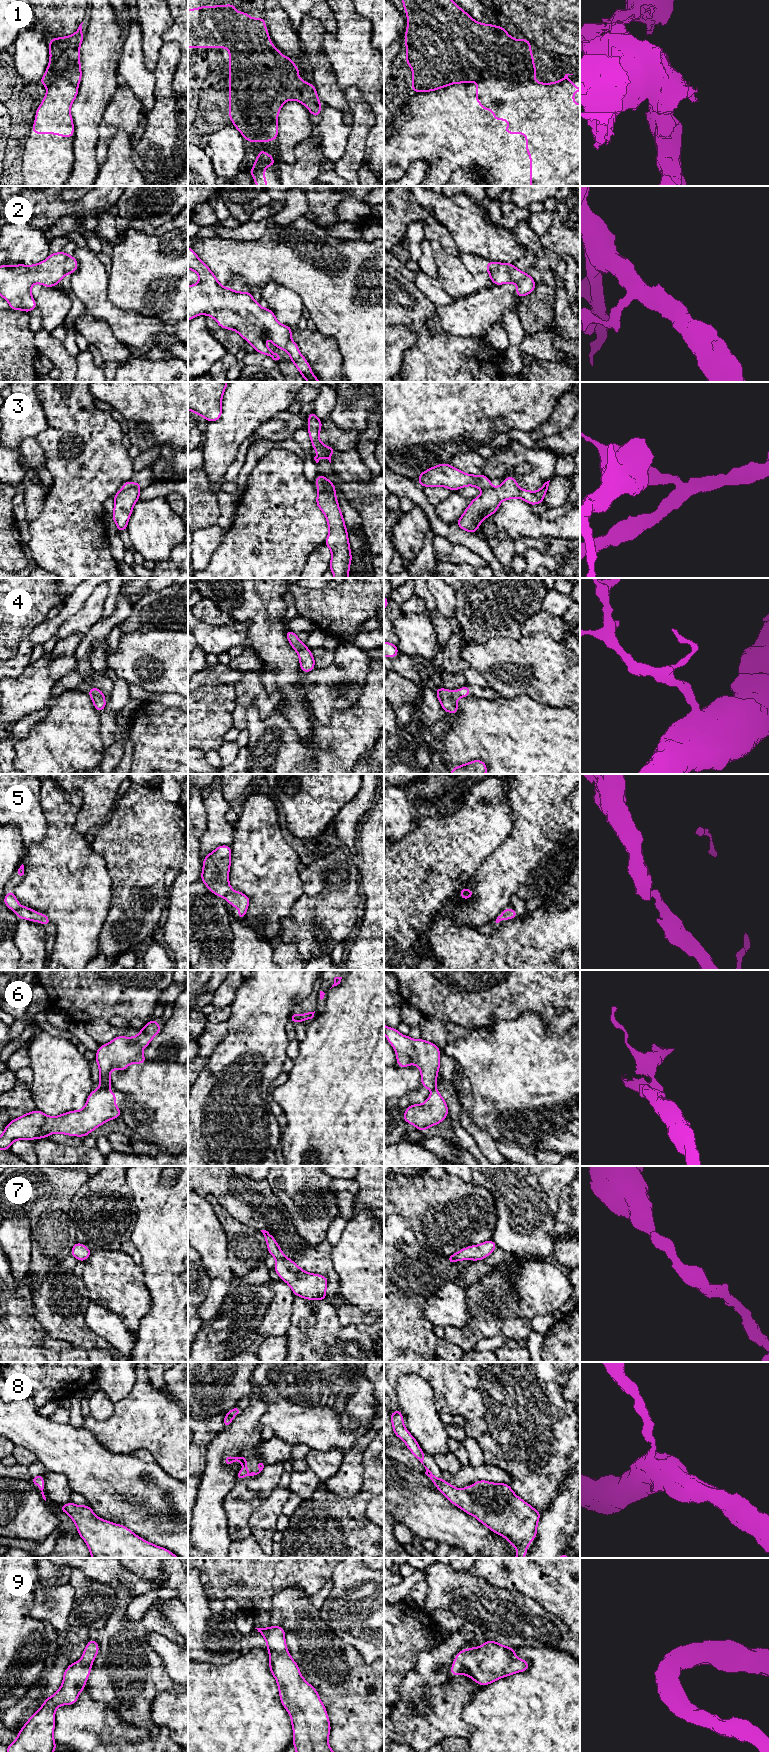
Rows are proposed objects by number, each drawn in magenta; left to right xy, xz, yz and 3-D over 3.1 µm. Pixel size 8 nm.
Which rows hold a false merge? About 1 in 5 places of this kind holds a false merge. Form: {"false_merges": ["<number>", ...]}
{"false_merges": ["3", "6"]}

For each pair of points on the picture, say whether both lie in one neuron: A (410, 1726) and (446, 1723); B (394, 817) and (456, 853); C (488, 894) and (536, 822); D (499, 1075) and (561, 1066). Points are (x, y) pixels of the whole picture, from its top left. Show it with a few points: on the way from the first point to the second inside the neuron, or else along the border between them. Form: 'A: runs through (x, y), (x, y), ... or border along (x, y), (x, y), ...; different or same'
A: runs through (419, 1722), (437, 1722); same
B: border along (417, 819), (414, 828), (394, 842); different
C: runs through (504, 876), (533, 847), (536, 840); same
D: runs through (514, 1075), (546, 1075); same

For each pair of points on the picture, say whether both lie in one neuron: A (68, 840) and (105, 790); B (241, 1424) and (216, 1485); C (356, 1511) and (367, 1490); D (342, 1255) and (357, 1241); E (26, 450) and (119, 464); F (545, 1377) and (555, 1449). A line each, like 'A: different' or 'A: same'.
A: different
B: same
C: same
D: same
E: different
F: same

